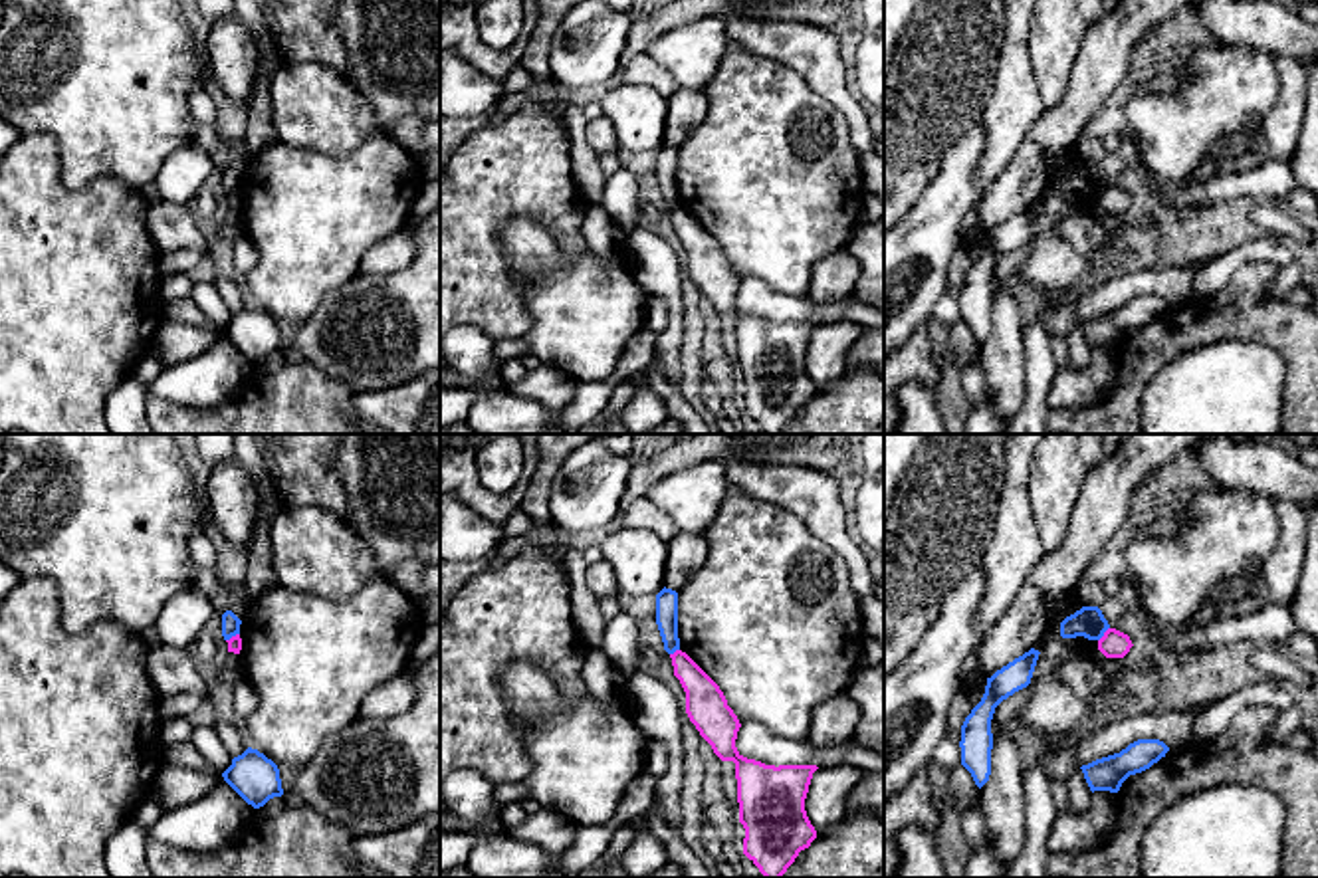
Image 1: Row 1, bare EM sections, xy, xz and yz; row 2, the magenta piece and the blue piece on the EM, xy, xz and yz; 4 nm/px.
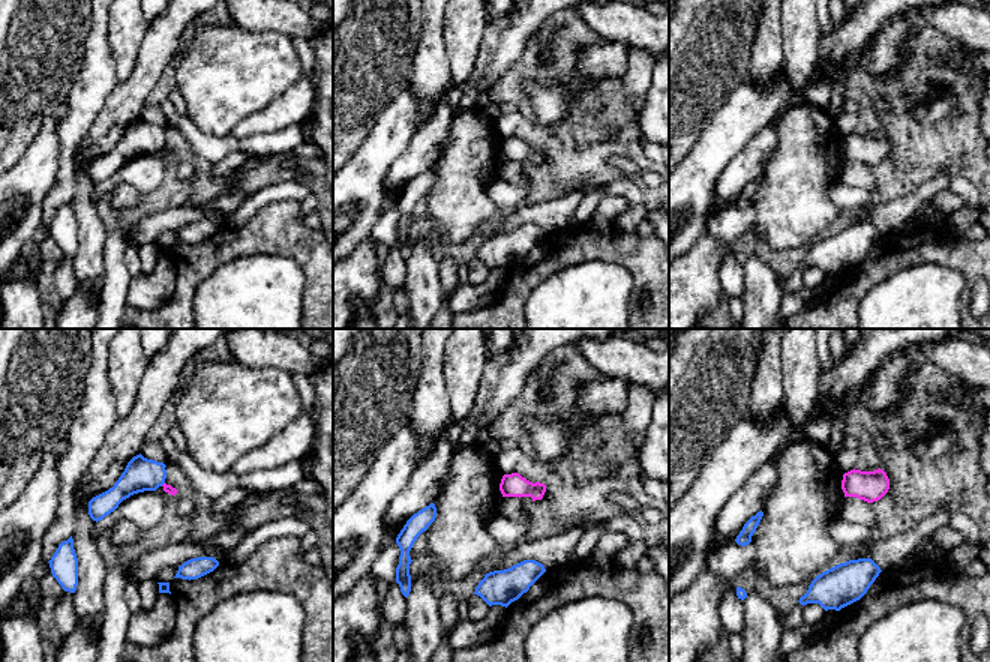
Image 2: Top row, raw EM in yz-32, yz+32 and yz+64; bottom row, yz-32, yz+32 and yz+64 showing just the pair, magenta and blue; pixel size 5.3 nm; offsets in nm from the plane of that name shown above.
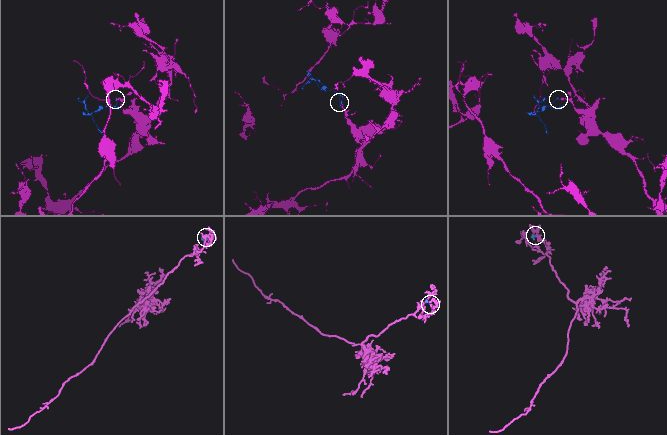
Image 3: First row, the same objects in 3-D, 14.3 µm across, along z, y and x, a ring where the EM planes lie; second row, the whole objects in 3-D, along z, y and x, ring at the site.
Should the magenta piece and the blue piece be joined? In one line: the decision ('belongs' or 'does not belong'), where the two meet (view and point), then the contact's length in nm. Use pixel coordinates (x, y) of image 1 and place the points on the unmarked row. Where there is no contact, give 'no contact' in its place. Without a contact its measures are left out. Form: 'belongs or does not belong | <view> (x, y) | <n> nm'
does not belong | yz (1104, 191) | 80 nm

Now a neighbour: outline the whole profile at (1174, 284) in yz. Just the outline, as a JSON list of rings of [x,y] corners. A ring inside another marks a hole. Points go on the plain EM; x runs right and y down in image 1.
[[[1191,262],[1116,274],[1110,279],[1096,281],[1094,285],[1080,291],[1070,307],[1074,309],[1080,323],[1120,309],[1138,295],[1159,295],[1169,303],[1169,307],[1173,307],[1193,299],[1193,283],[1203,266],[1205,262]]]

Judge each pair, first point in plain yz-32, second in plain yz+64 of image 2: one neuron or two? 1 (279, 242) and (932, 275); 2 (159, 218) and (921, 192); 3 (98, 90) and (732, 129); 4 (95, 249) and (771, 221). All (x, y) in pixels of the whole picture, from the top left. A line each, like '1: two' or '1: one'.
1: two
2: one
3: two
4: two

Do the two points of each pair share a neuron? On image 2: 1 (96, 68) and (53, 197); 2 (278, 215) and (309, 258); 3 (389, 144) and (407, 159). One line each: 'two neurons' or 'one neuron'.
1: one neuron
2: one neuron
3: two neurons

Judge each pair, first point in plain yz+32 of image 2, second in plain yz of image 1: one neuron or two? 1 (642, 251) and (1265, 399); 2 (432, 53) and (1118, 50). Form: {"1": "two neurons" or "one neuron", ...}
{"1": "two neurons", "2": "two neurons"}

